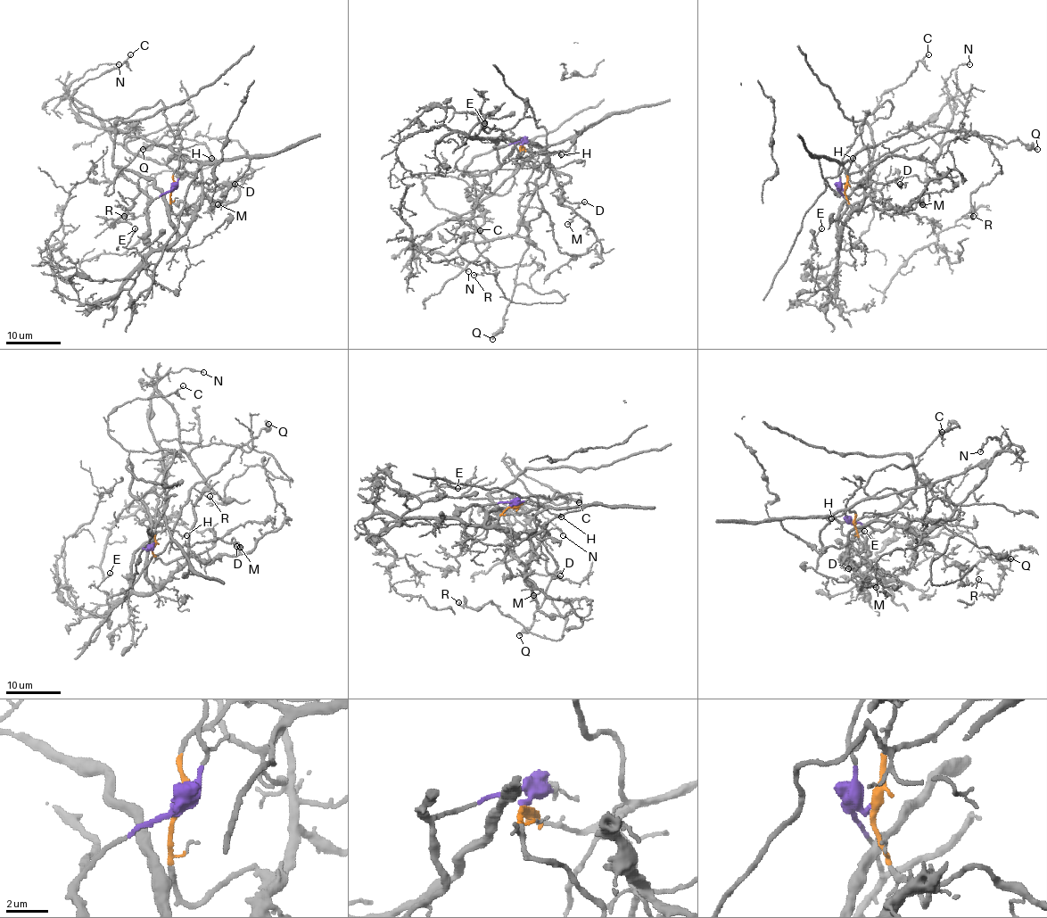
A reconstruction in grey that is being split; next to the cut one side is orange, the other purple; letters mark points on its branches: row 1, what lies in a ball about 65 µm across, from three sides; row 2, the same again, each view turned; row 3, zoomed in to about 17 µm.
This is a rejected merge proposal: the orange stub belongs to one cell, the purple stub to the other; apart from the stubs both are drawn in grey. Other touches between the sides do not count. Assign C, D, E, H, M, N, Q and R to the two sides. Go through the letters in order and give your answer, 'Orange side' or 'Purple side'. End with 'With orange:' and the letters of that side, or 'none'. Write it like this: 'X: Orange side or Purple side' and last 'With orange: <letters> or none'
C: Orange side
D: Orange side
E: Purple side
H: Orange side
M: Purple side
N: Orange side
Q: Orange side
R: Orange side
With orange: C, D, H, N, Q, R

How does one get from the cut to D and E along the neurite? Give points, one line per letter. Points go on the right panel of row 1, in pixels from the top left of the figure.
D: (845, 189), (850, 162), (847, 161), (844, 169), (853, 183), (894, 181), (901, 186), (900, 184)
E: (844, 189), (846, 203), (838, 224), (832, 293), (819, 285), (812, 275), (812, 239), (821, 227)

